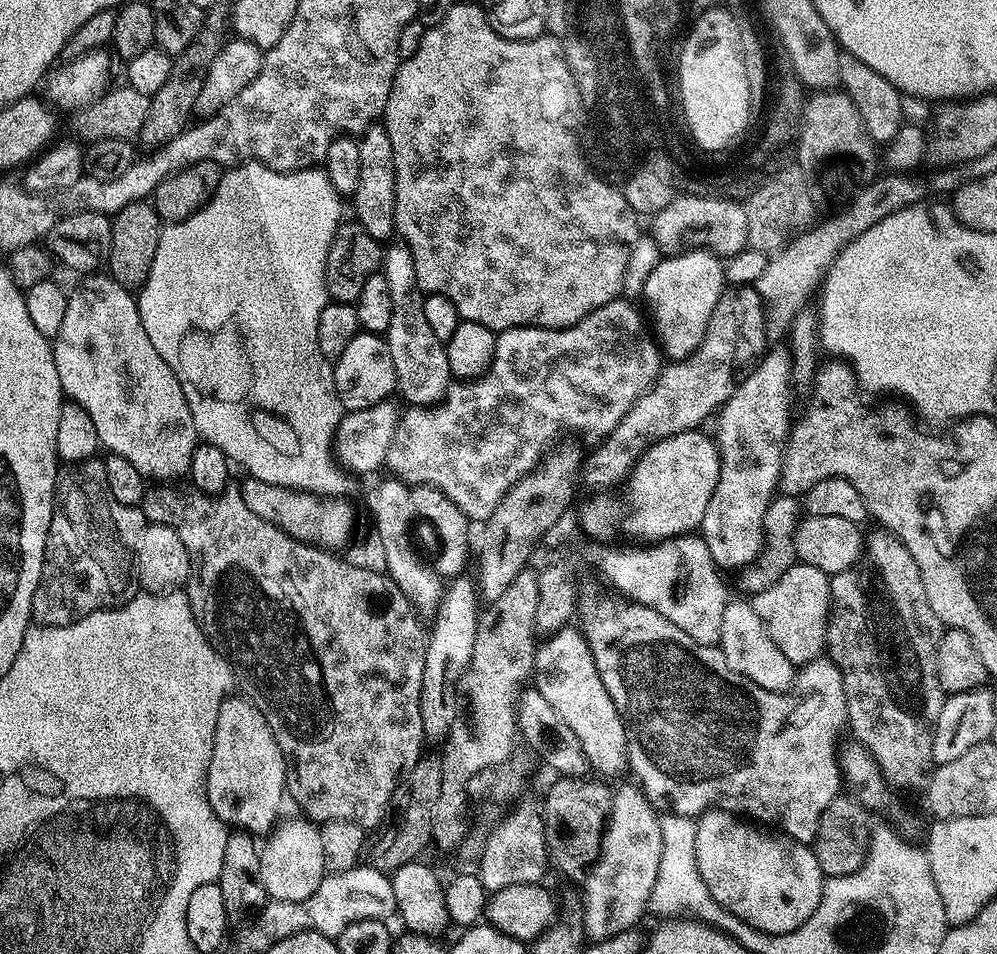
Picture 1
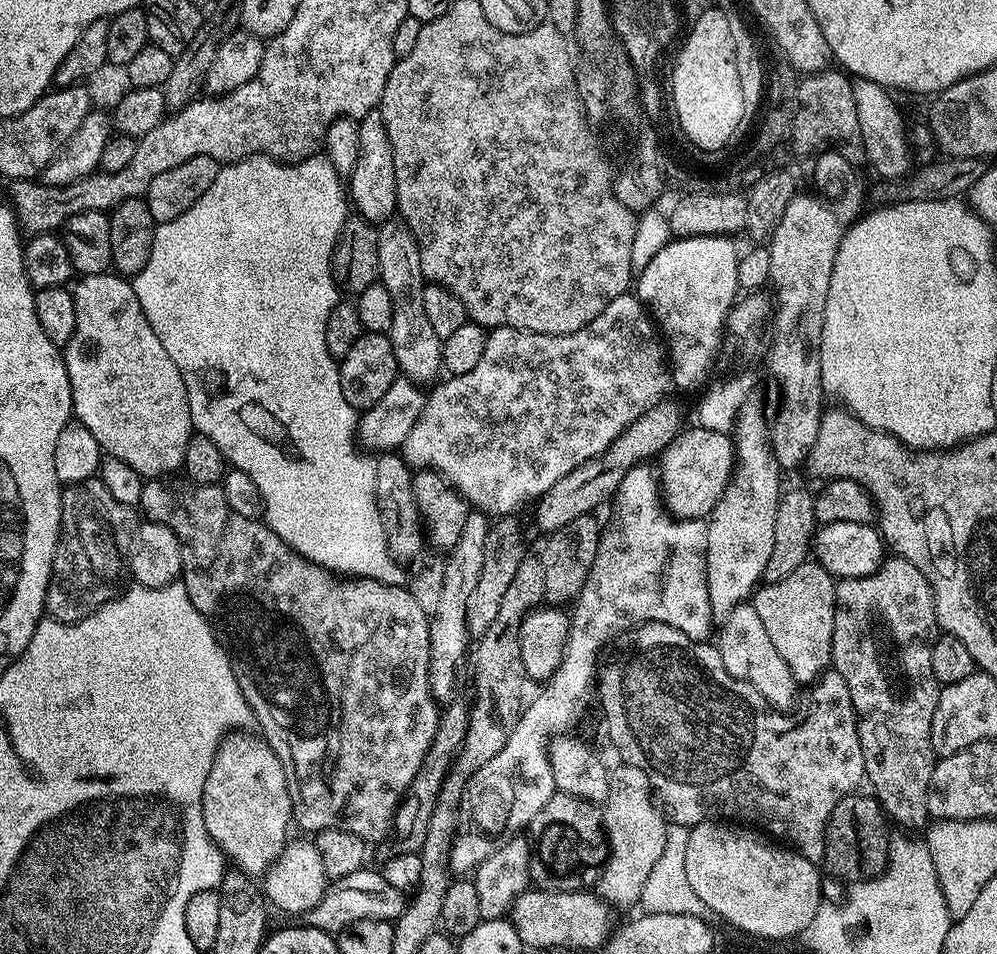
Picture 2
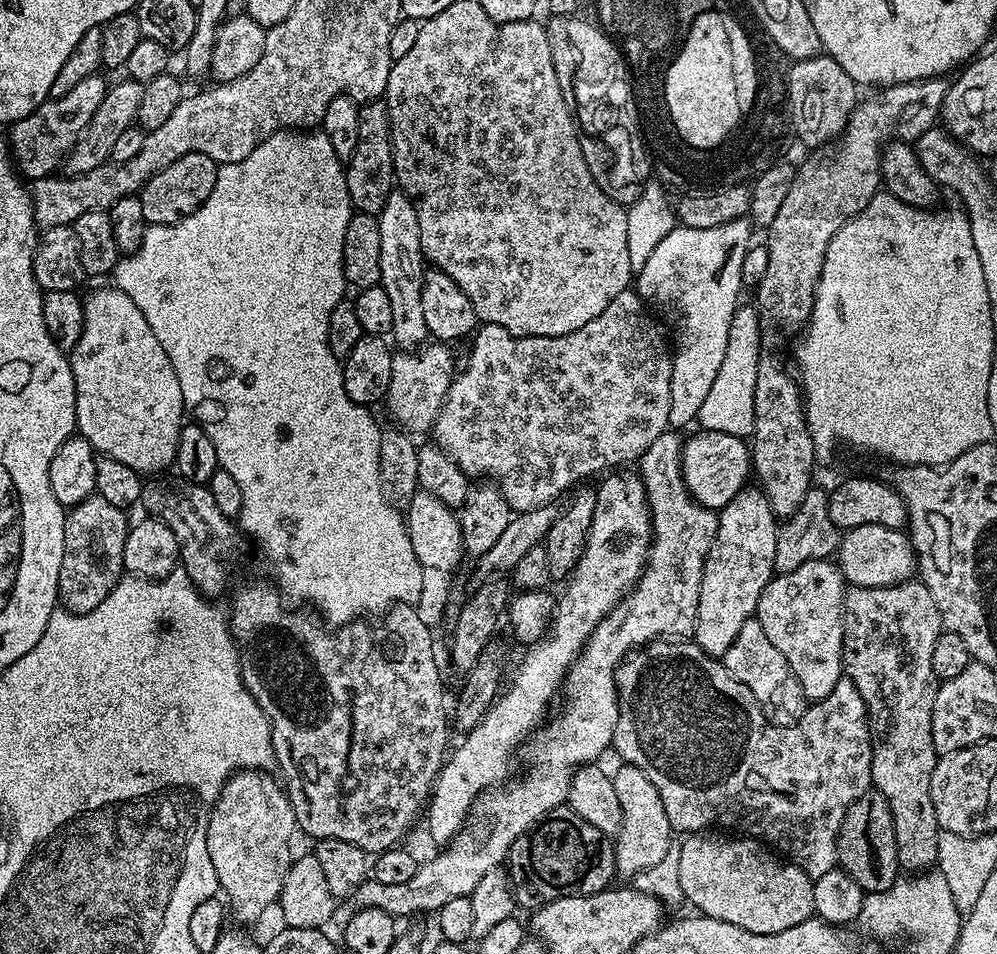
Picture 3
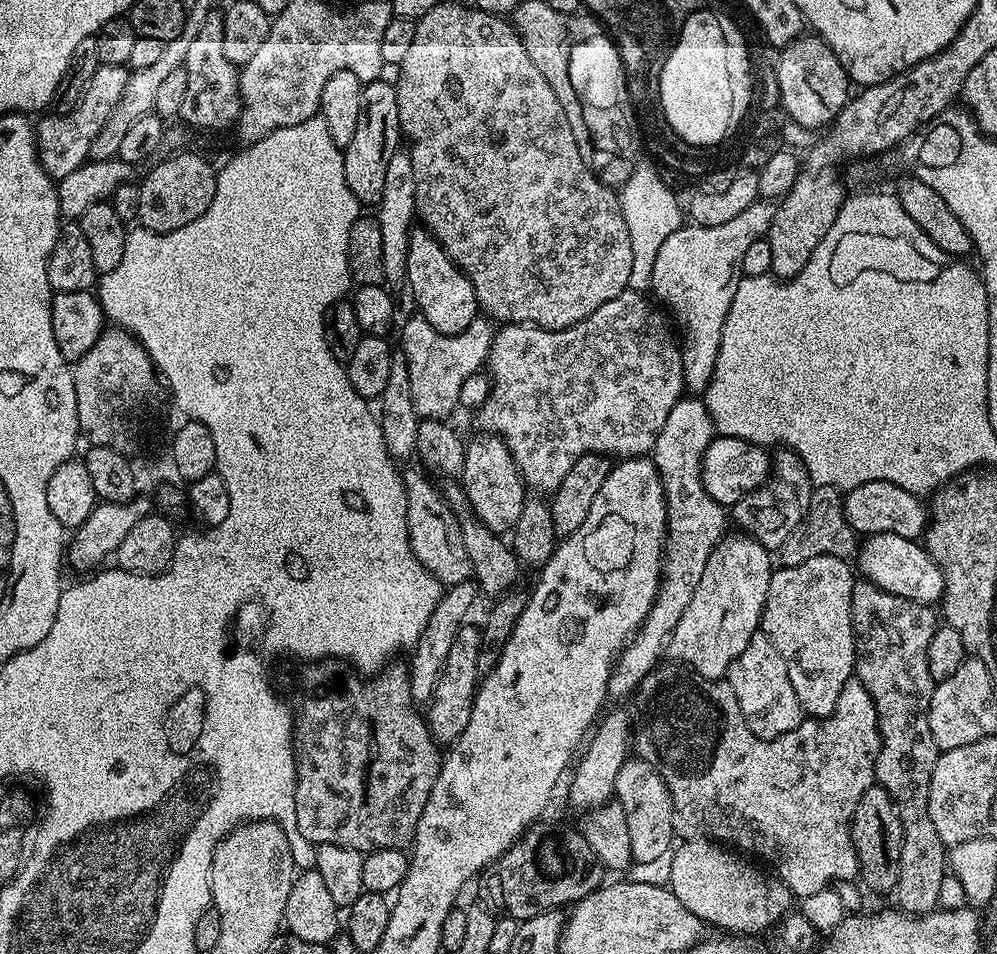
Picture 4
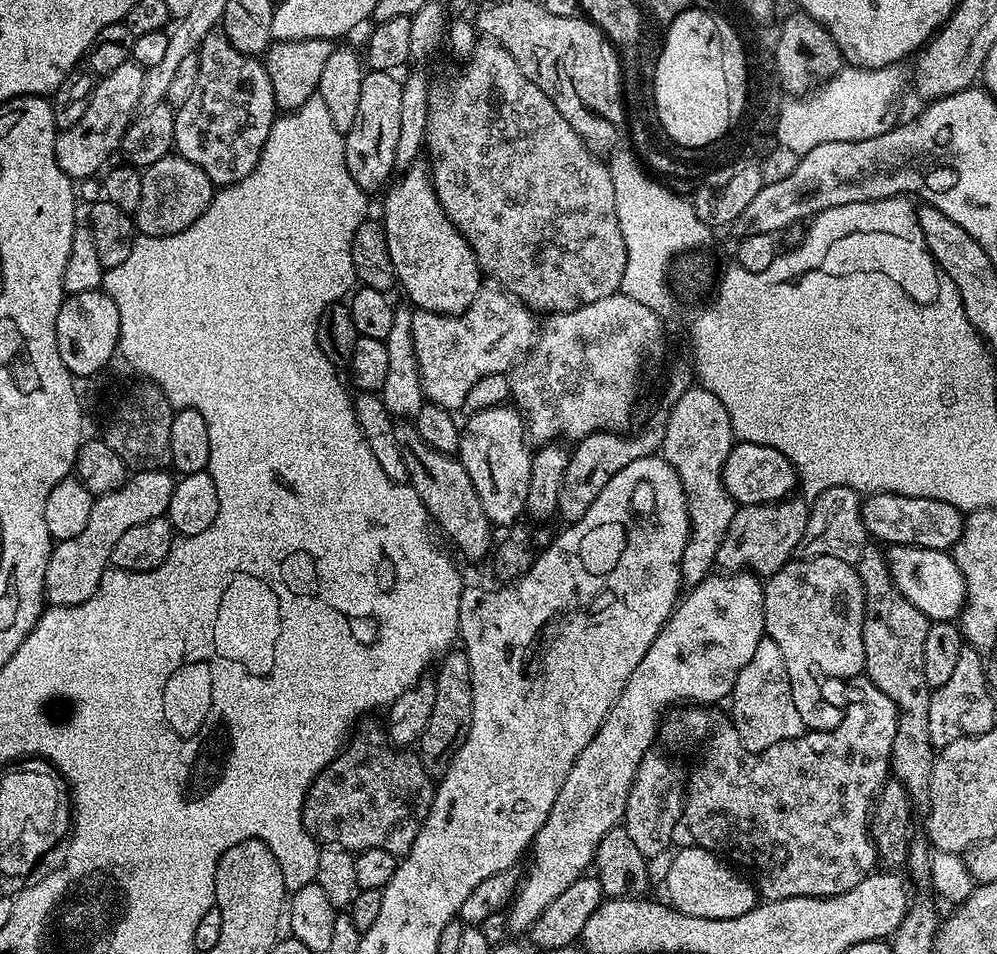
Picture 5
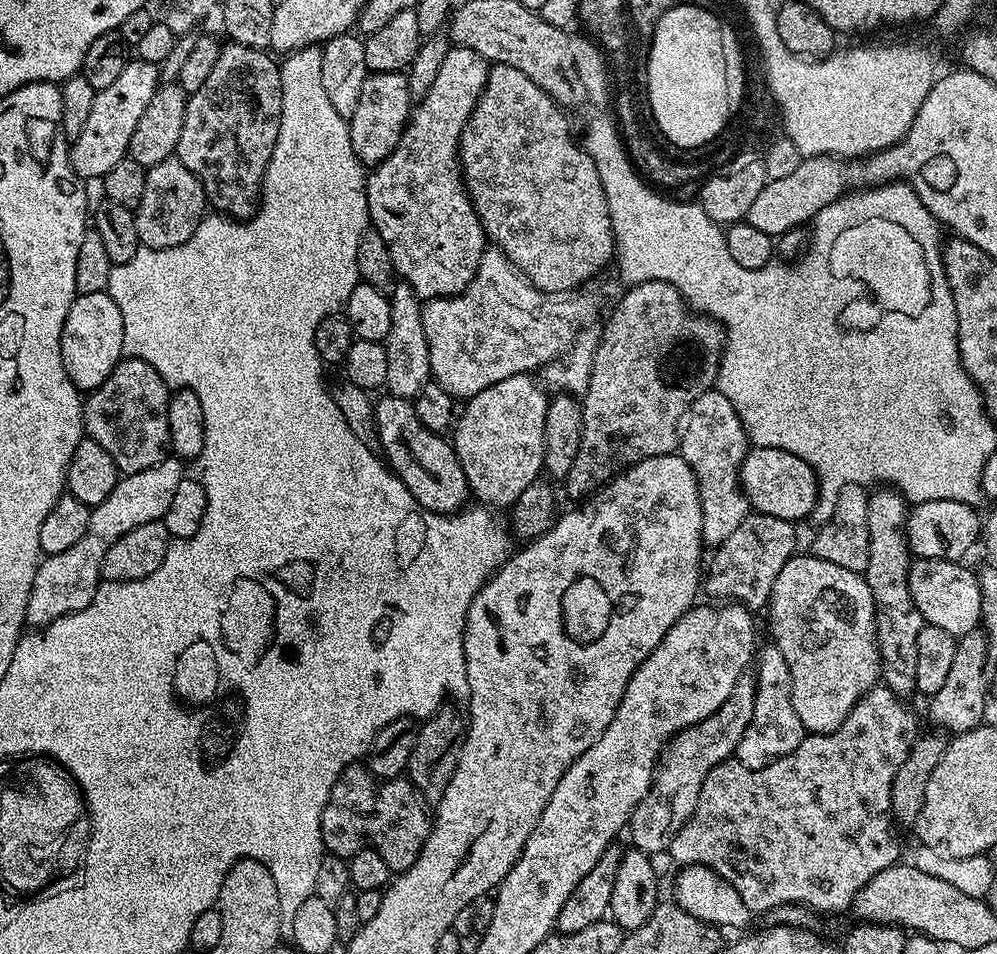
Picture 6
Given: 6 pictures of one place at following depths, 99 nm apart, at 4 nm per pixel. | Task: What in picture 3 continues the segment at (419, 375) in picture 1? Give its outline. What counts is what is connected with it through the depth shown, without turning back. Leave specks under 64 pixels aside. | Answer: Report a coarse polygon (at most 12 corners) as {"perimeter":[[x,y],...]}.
{"perimeter":[[394,188],[377,216],[391,339],[428,339],[426,261],[413,202]]}

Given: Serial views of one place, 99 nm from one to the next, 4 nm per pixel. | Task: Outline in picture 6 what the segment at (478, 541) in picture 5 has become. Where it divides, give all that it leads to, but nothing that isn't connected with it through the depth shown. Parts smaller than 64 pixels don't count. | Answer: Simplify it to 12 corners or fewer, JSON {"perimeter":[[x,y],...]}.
{"perimeter":[[413,401],[373,412],[387,467],[426,510],[461,511],[470,489],[441,433]]}

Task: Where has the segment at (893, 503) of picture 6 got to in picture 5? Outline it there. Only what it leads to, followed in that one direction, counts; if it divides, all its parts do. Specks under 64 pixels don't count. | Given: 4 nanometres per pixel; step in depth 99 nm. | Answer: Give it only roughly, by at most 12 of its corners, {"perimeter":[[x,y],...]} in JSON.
{"perimeter":[[869,542],[864,672],[896,707],[890,772],[928,802],[937,758],[922,670],[930,621]]}

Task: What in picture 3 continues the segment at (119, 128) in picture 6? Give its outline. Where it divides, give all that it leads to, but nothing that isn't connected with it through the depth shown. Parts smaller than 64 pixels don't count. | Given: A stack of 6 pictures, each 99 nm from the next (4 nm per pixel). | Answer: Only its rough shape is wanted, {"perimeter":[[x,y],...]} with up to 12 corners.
{"perimeter":[[97,74],[7,129],[21,177],[53,175],[110,87]]}

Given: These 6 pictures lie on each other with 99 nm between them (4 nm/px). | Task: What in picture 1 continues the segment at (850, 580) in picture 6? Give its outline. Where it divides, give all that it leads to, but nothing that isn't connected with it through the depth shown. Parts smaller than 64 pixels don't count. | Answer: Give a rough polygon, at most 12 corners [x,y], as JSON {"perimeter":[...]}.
{"perimeter":[[792,564],[751,604],[797,666],[825,651],[829,573]]}

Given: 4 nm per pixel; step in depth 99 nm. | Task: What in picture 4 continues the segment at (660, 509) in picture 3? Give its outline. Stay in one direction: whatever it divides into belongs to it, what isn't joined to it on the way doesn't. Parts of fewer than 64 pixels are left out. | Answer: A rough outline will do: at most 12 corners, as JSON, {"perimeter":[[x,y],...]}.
{"perimeter":[[680,399],[650,459],[668,507],[660,589],[612,667],[631,697],[661,663],[725,535],[702,458],[716,427]]}

